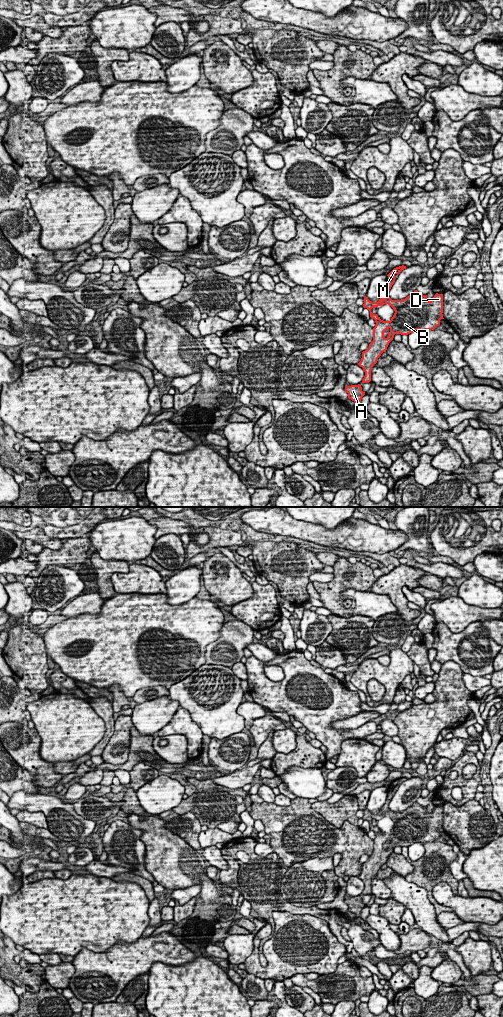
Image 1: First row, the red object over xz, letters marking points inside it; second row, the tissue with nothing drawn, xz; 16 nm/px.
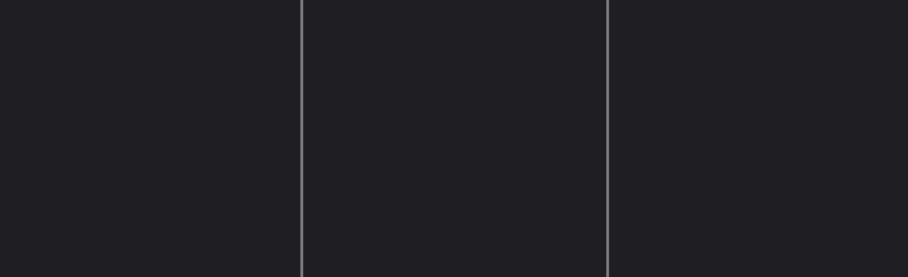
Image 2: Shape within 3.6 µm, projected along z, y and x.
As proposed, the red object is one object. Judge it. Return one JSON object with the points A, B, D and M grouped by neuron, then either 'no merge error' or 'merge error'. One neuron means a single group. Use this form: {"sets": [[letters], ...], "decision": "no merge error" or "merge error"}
{"sets": [["A", "B", "D", "M"]], "decision": "no merge error"}

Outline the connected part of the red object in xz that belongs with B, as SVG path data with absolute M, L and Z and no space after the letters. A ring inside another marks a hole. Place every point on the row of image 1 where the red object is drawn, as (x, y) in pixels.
M402 265L394 268L387 276L388 283L385 292L378 302L370 301L364 297L363 307L370 311L370 317L375 320L373 328L373 341L369 348L362 352L361 361L358 363L363 368L365 376L362 383L371 381L371 370L383 352L386 352L389 343L395 334L408 335L413 331L434 330L440 325L443 318L443 294L436 293L431 301L427 300L427 295L423 295L415 290L403 300L392 300L389 291L395 282L395 275L400 274L406 266ZM384 304L390 305L395 313L390 321L383 321L377 314L373 314L371 309Z

